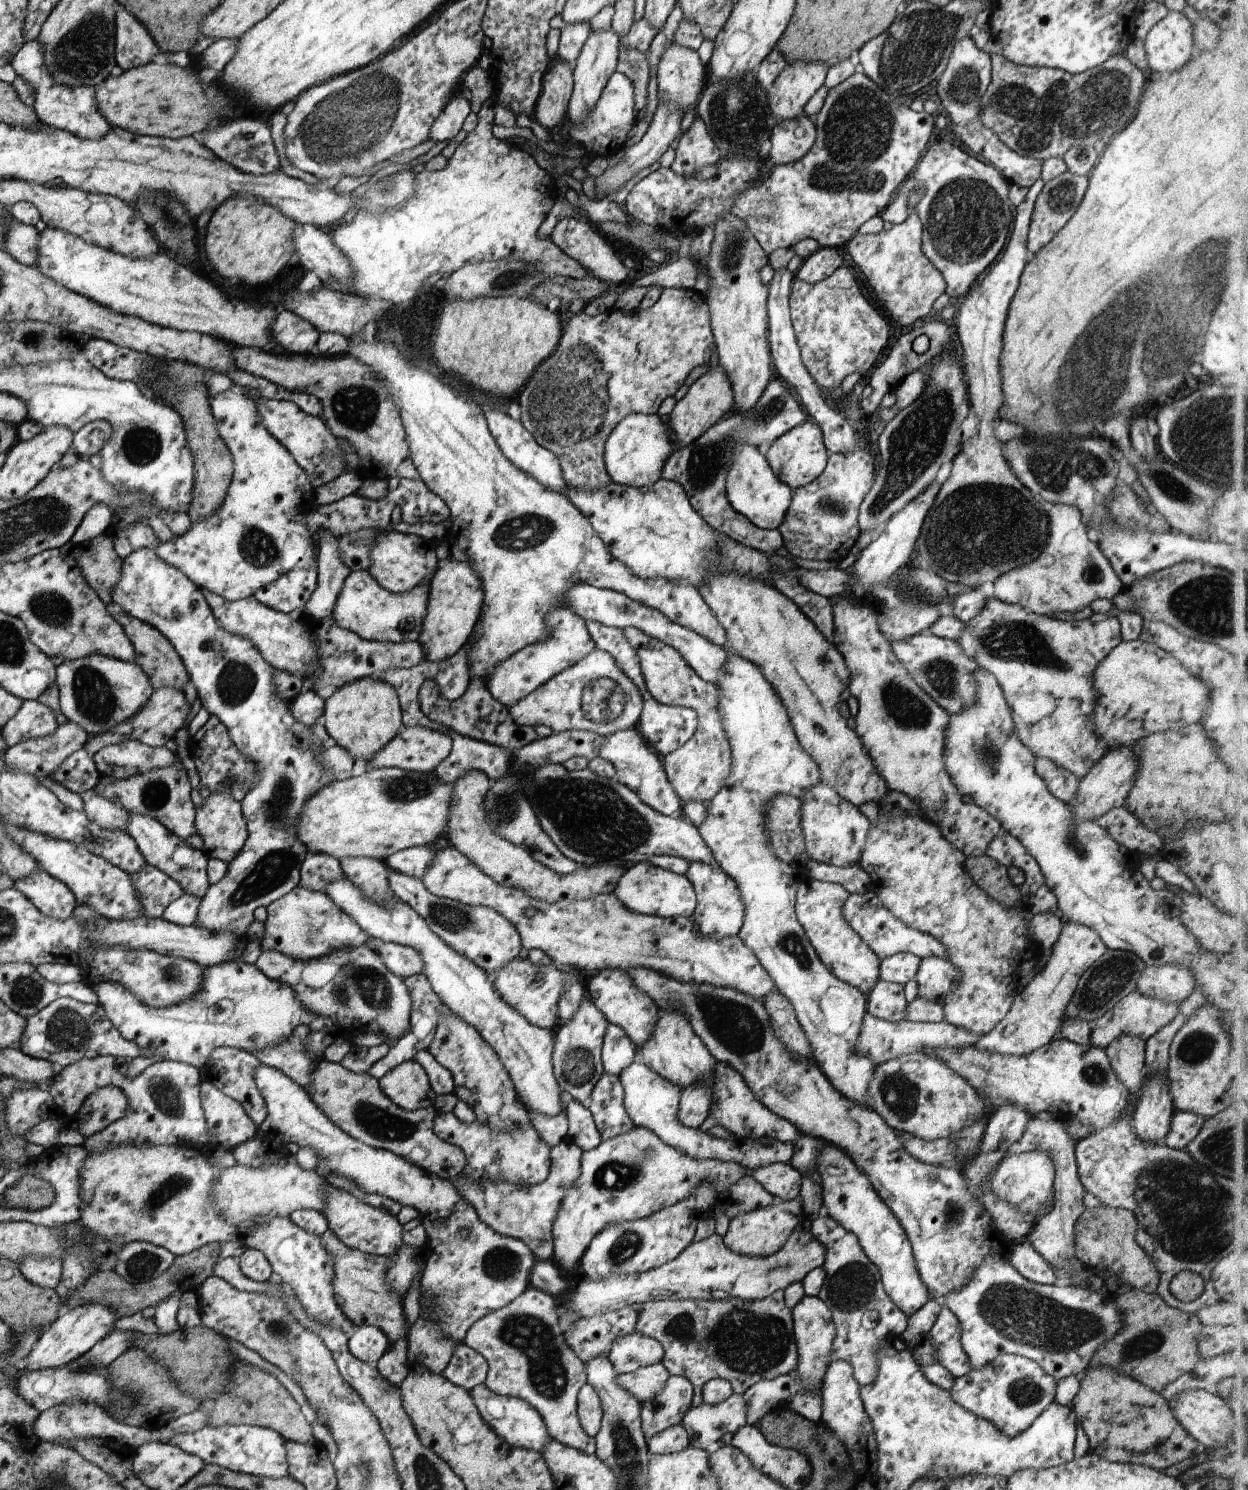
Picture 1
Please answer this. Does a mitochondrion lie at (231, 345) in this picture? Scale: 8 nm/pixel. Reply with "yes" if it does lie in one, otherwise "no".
no

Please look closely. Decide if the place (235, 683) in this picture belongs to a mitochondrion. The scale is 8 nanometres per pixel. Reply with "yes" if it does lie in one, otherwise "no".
yes

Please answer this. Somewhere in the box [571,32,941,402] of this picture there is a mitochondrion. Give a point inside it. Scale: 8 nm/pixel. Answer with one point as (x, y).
(857, 128)

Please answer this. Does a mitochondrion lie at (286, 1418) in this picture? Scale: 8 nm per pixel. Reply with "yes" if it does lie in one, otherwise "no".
yes

